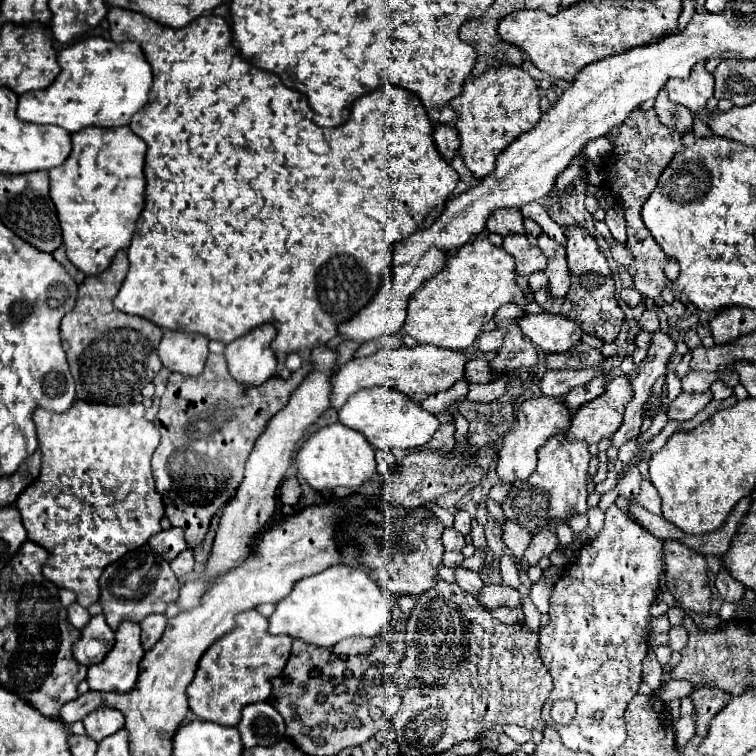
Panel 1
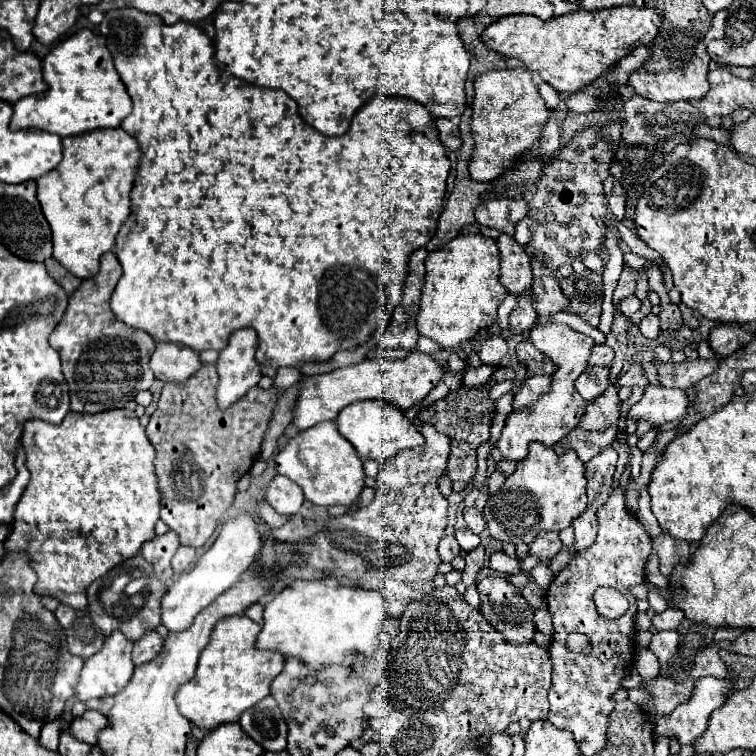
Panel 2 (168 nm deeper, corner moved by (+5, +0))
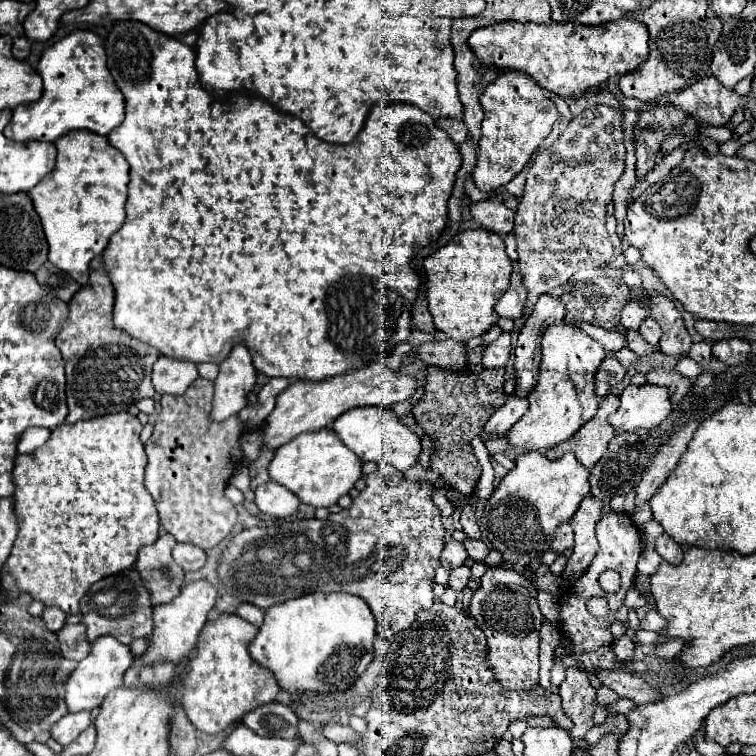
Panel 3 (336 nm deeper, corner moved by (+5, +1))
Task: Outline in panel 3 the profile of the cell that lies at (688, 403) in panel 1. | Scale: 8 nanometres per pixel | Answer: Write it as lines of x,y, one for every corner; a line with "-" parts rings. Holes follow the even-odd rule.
627,385
619,397
621,405
611,415
609,425
615,431
635,431
659,425
671,413
671,401
663,387

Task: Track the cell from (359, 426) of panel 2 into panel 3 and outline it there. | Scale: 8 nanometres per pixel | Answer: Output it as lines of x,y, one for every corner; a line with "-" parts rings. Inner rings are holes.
383,407
351,409
343,415
339,415
339,419
335,419
333,431
361,461
393,465
399,471
405,471
411,465
415,465
417,457
423,449
421,439
409,427
405,427
391,409
383,409

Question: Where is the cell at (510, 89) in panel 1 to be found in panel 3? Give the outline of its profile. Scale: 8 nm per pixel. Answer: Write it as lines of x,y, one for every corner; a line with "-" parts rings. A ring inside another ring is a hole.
505,71
489,83
481,95
481,107
485,117
479,137
479,157
471,175
481,191
491,193
507,185
527,165
535,149
551,133
559,111
549,93
521,71

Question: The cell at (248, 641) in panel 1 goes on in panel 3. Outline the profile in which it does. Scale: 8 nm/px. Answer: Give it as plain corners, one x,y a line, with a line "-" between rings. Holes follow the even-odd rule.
237,615
209,619
199,633
197,653
189,659
183,675
181,705
189,721
203,733
221,733
237,723
245,713
275,701
279,685
247,655
247,643
257,635
257,627

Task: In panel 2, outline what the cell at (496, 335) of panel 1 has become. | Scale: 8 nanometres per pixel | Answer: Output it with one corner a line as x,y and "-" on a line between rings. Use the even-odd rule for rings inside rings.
491,336
487,340
481,342
481,348
479,348
479,358
483,364
499,364
499,360
507,354
507,340
501,338
501,336

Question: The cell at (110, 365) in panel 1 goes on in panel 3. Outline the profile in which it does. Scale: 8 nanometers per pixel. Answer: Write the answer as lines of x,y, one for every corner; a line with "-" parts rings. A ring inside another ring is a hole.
95,257
89,263
89,283
83,285
71,299
69,303
69,317
65,327
61,329
59,337
57,337
57,347
63,353
65,359
65,373
67,373
67,405
69,405
69,415
67,415
67,423
77,423
83,419
93,419
93,417
101,417
101,415
109,415
109,413
121,413
127,411
129,407
137,405
141,399
145,397
153,397
155,389
151,385
151,369
153,363
157,361
157,357
161,355
155,347
129,337
127,333
115,329
113,325
113,301
115,301
115,293
109,281
107,271
103,269
103,259

